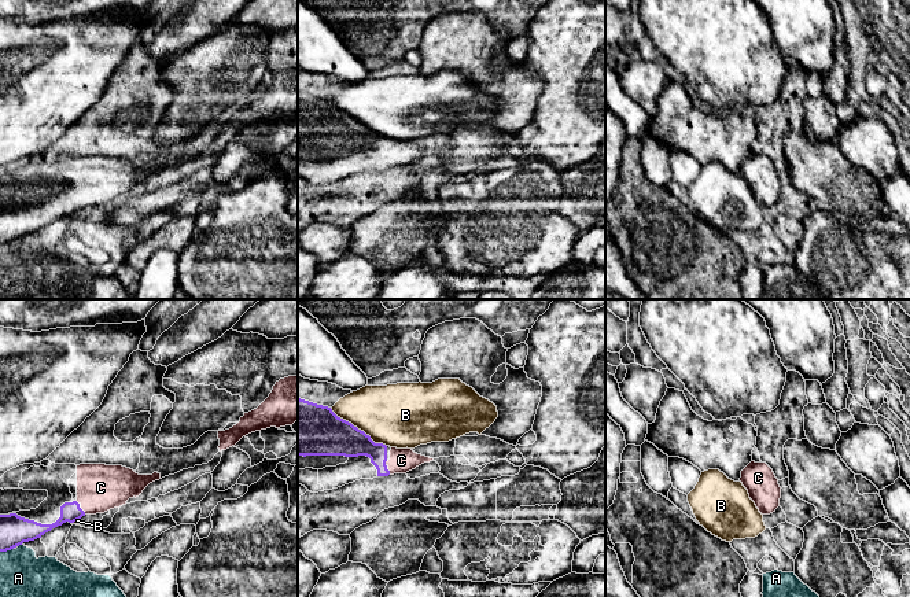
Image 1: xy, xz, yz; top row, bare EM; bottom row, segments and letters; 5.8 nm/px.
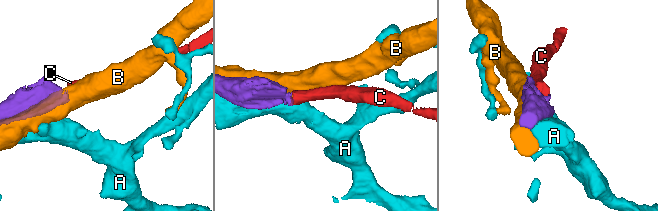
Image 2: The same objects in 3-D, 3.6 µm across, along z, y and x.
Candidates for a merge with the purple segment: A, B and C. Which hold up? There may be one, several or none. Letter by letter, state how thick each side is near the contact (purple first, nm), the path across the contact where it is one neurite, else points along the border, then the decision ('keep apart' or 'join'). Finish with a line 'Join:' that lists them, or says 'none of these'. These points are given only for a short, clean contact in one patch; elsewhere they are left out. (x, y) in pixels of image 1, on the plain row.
A: 180/340 nm | keep apart
B: 300/360 nm | keep apart
C: 120/280 nm | across xy (70, 205), (83, 203), (100, 180) | join
Join: C

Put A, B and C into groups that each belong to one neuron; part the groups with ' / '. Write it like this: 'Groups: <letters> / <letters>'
Groups: A / B / C

